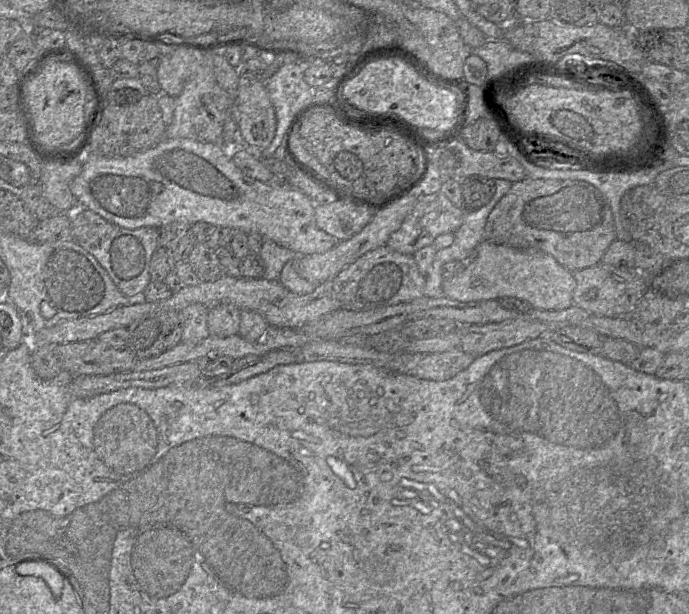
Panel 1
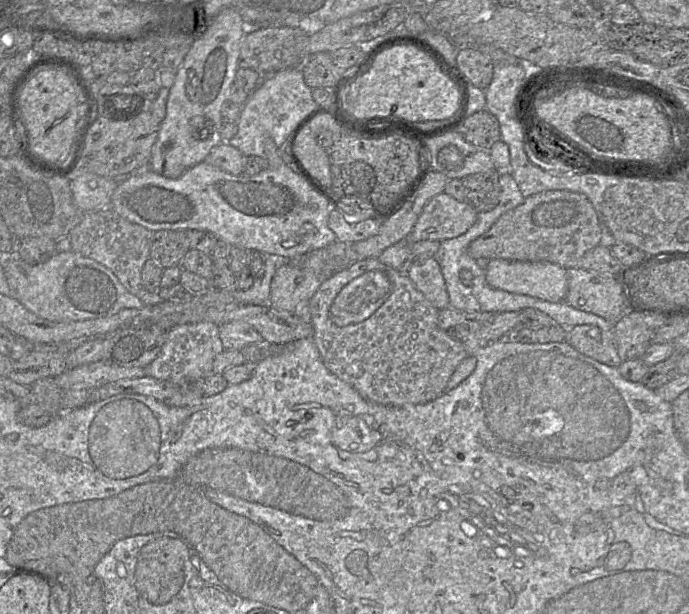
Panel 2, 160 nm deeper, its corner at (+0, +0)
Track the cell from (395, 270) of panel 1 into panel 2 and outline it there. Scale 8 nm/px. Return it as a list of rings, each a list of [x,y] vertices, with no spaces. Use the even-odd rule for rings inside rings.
[[[377,257],[357,261],[324,281],[309,301],[312,339],[326,368],[350,384],[367,400],[385,405],[424,404],[445,392],[458,365],[469,356],[464,343],[438,326],[438,312],[406,273],[383,264]]]

